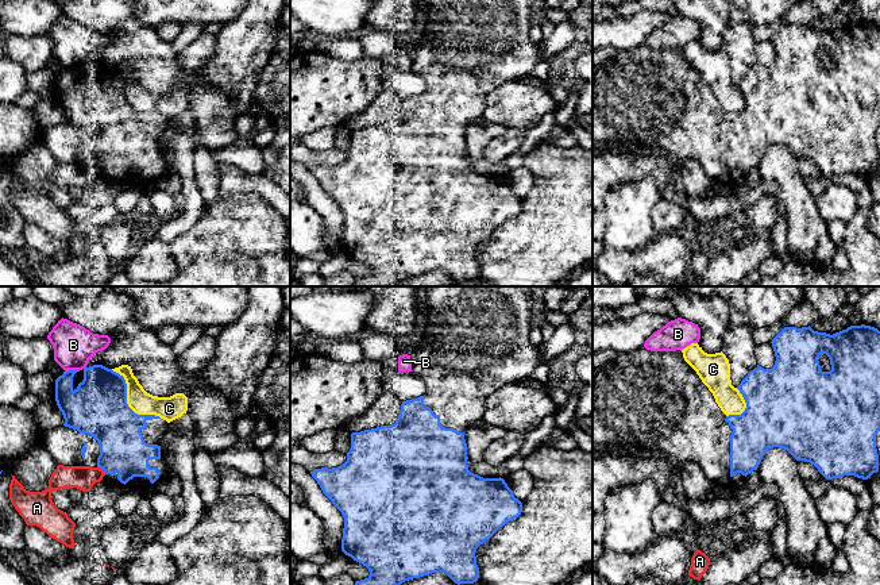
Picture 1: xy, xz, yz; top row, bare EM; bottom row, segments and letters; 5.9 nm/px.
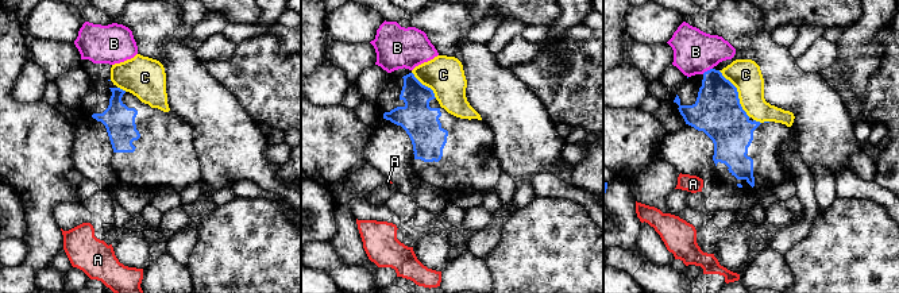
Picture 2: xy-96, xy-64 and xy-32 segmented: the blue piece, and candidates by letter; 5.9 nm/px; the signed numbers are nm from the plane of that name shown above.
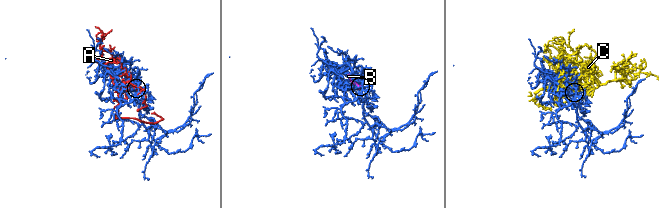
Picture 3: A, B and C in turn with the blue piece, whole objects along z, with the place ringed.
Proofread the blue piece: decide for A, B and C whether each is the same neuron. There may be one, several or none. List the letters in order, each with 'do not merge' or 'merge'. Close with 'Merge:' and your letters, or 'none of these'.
A: do not merge
B: do not merge
C: do not merge
Merge: none of these

